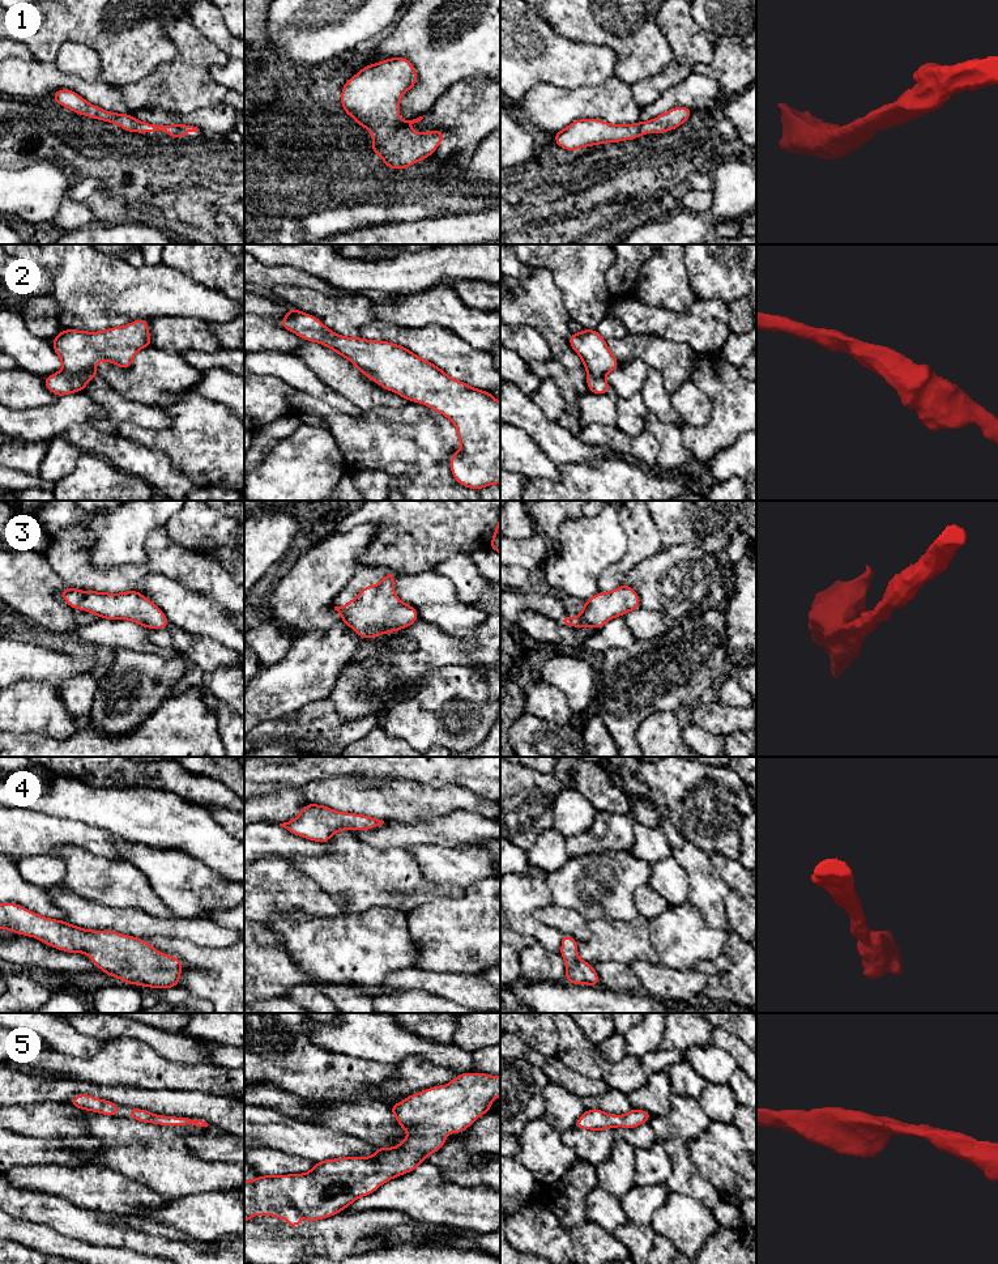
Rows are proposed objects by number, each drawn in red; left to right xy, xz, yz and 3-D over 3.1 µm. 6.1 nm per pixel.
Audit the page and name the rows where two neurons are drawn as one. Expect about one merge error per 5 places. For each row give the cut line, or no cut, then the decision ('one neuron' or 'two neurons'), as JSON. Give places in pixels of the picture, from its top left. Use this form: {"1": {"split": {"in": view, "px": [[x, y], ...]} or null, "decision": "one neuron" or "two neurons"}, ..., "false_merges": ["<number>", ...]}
{"1": {"split": null, "decision": "one neuron"}, "2": {"split": null, "decision": "one neuron"}, "3": {"split": null, "decision": "one neuron"}, "4": {"split": null, "decision": "one neuron"}, "5": {"split": null, "decision": "one neuron"}, "false_merges": []}

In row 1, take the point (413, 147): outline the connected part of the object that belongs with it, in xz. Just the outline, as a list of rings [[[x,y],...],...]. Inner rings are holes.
[[[391,58],[363,67],[341,91],[344,111],[372,132],[370,152],[378,153],[392,170],[406,169],[430,157],[445,133],[439,128],[418,133],[408,128],[423,119],[401,120],[400,98],[418,82],[415,68],[406,58]]]

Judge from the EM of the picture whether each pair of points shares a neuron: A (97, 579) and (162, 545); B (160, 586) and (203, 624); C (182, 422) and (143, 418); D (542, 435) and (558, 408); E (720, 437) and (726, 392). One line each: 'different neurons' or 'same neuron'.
A: same neuron
B: same neuron
C: different neurons
D: different neurons
E: same neuron

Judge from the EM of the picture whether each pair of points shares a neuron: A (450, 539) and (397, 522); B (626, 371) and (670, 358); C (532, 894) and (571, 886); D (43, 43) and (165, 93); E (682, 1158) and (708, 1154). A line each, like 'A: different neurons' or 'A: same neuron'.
A: same neuron
B: different neurons
C: different neurons
D: different neurons
E: different neurons

